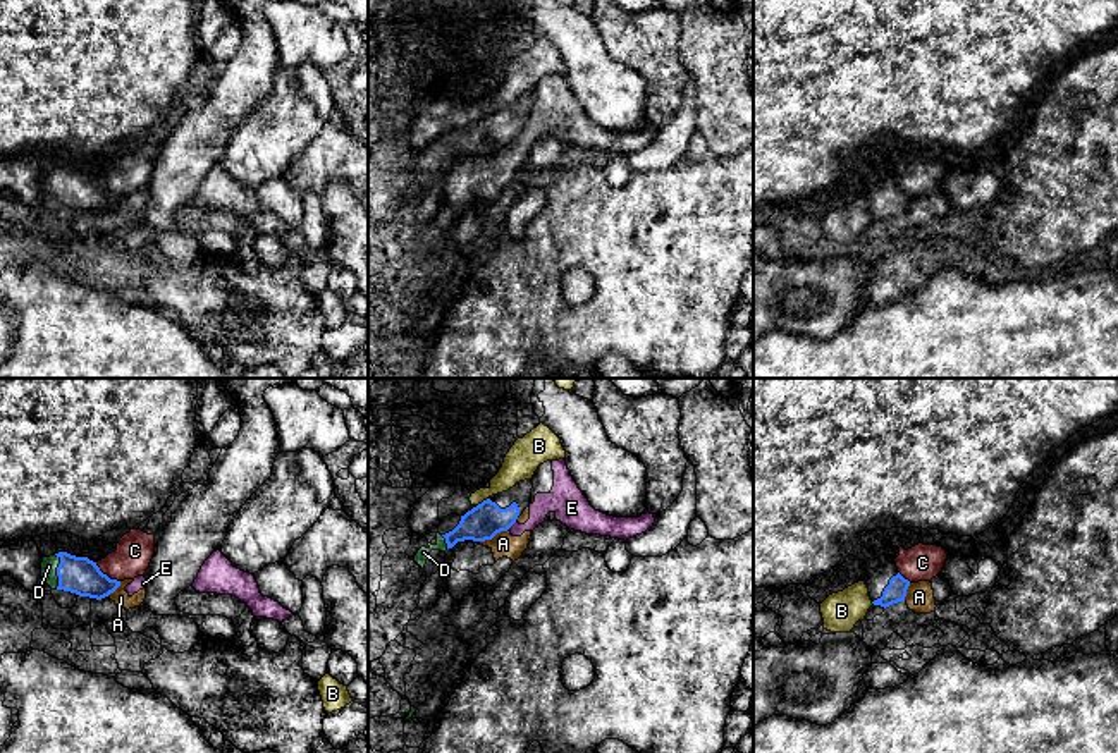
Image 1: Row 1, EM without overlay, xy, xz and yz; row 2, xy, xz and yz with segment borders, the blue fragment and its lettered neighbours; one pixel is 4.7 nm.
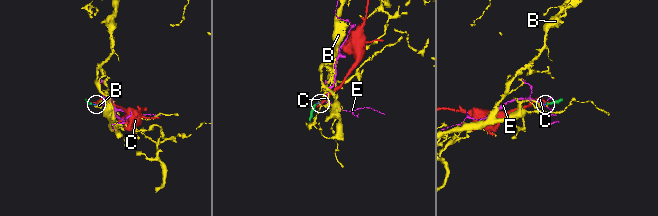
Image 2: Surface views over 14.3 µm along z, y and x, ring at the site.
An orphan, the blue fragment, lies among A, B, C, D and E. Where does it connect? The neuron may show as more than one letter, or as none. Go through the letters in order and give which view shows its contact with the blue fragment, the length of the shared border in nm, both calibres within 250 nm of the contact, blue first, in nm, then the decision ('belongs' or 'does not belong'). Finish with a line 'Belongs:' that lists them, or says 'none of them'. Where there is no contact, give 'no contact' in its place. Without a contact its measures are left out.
A: contact in xz; length 150 nm; calibres 160 and 110 nm; does not belong
B: contact in xz; length 70 nm; calibres 160 and 160 nm; does not belong
C: contact in xy; length 150 nm; calibres 180 and 180 nm; does not belong
D: contact in xy; length 170 nm; calibres 180 and 80 nm; belongs
E: contact in xz; length 50 nm; calibres 160 and 110 nm; does not belong
Belongs: D

